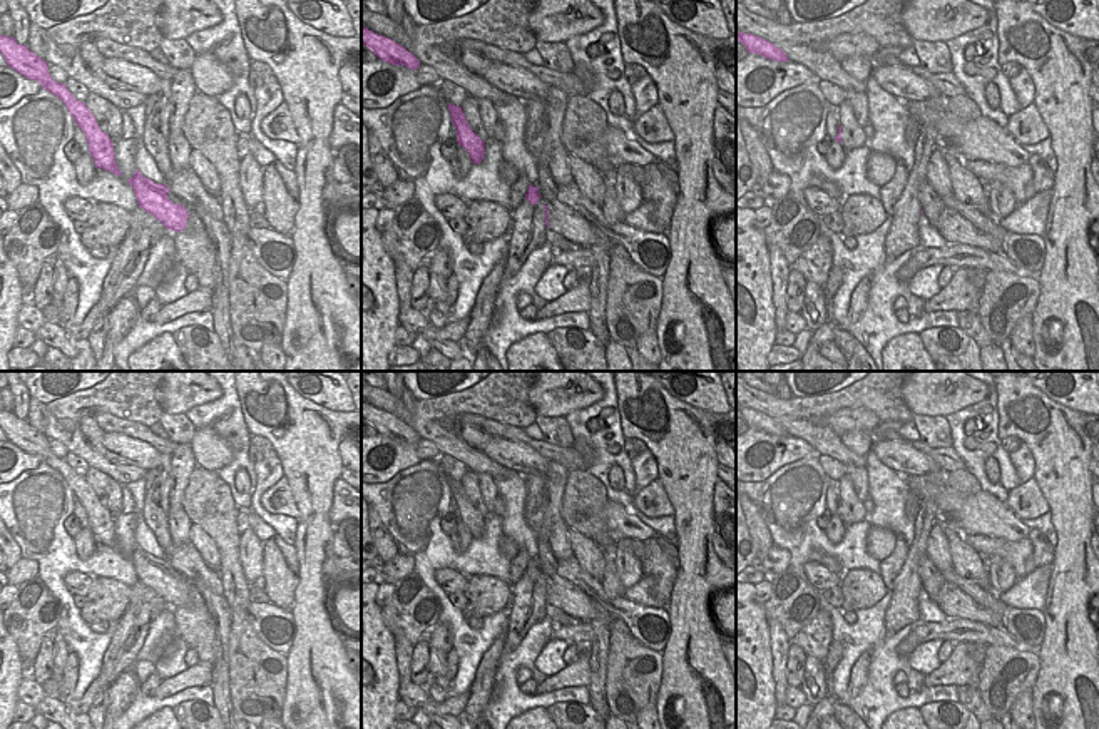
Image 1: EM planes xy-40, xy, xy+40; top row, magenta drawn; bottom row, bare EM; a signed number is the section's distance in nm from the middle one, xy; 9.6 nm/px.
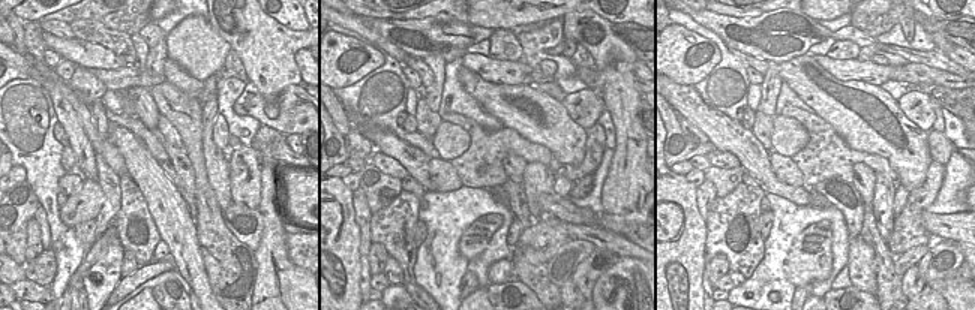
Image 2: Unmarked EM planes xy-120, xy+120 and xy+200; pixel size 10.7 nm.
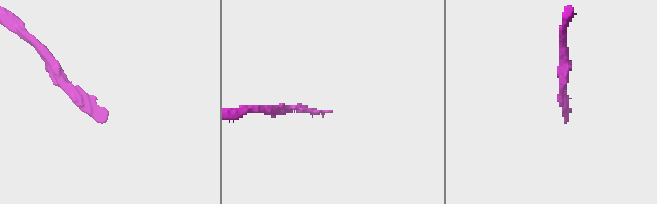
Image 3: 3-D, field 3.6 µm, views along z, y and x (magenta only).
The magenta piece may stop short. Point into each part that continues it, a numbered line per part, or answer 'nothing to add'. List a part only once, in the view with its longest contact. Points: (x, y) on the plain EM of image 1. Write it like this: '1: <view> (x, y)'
1: xy (562, 594)

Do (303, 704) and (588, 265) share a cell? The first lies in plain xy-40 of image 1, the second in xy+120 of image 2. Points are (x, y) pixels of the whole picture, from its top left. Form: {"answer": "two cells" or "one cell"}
{"answer": "two cells"}

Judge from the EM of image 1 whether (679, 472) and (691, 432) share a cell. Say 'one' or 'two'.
one

